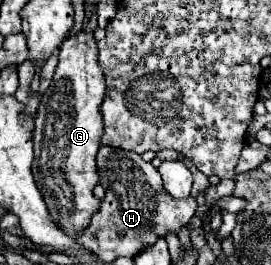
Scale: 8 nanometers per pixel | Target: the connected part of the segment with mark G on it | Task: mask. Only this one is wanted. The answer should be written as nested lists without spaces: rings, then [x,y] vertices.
[[[90,17],[90,31],[80,31],[78,35],[66,39],[60,47],[60,61],[52,79],[52,85],[44,91],[40,111],[36,115],[34,127],[34,163],[32,175],[48,211],[56,223],[62,227],[76,227],[84,231],[90,217],[100,207],[100,201],[92,195],[98,183],[96,173],[96,153],[100,149],[102,135],[102,115],[100,103],[104,99],[104,79],[98,65],[98,49],[92,39],[92,31],[98,27],[97,17]]]

